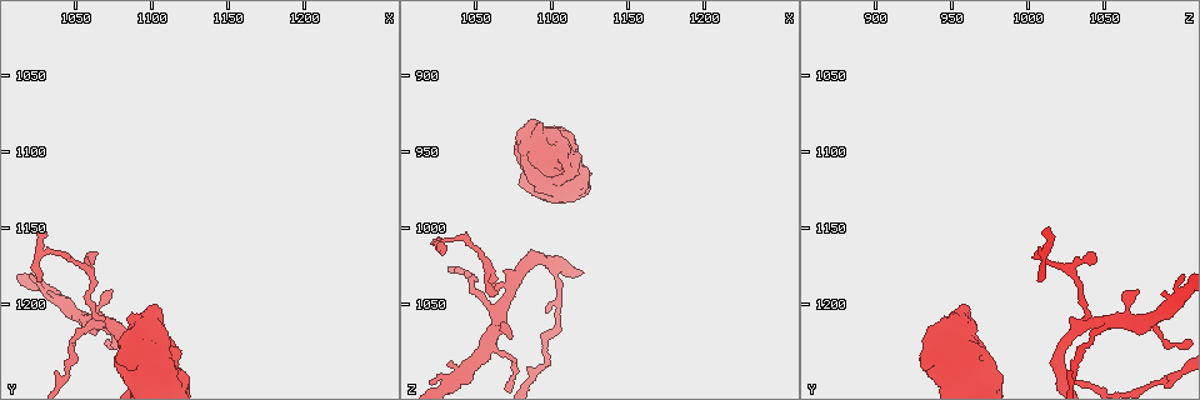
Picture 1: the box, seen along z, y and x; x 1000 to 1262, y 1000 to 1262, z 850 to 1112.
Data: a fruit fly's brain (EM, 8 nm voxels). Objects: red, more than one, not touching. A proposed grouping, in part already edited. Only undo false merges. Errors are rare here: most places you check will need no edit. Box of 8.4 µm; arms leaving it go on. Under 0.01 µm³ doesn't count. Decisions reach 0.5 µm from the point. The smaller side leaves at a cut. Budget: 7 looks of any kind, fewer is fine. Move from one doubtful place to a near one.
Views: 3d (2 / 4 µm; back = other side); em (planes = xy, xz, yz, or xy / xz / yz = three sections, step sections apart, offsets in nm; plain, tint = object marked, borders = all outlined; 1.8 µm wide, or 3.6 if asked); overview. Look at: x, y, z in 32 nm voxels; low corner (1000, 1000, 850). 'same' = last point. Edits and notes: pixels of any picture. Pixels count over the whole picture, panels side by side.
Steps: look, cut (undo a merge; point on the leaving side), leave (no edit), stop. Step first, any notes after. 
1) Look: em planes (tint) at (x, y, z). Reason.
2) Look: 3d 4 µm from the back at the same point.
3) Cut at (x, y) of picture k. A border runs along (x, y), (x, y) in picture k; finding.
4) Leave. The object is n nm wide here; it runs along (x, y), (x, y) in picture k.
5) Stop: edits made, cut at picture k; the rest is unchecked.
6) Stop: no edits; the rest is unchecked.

Look: em planes (tint) at (1036, 1166, 1008). Thin neck.

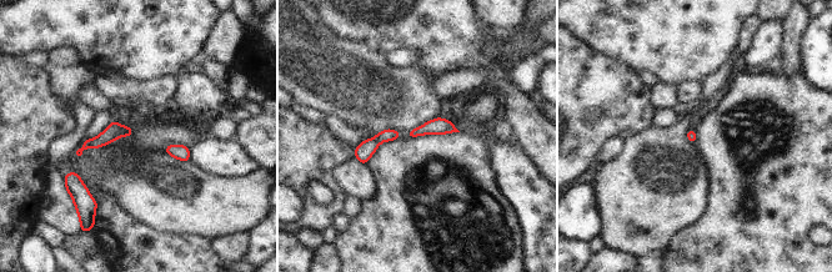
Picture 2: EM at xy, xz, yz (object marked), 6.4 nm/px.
Leave. It runs along (129, 131), (113, 131), (86, 145) in picture 2; one neuron here.

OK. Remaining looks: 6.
Look: 3d 4 µm at (1064, 1210, 1056). Thick turns thin.

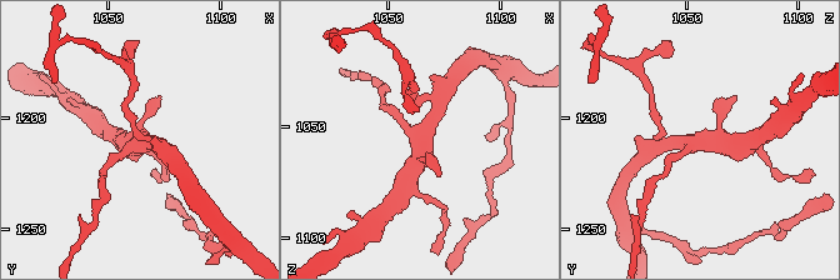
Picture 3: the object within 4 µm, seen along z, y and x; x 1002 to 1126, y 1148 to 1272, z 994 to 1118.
Look: em xy step 16 (tint) at (1065, 1210, 1058).

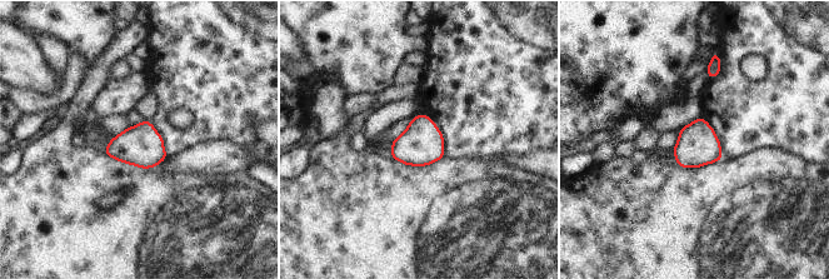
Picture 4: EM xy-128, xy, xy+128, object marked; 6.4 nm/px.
Look: em planes (borders) at the same point.

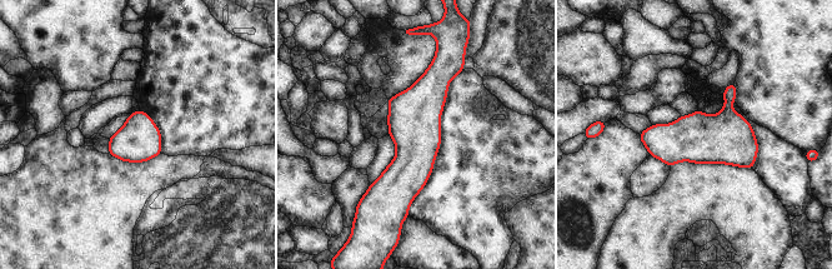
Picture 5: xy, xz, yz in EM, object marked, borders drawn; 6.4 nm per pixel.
Leave. It runs along (435, 64), (402, 210) in picture 5; one neuron here.

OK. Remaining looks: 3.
Look: 3d 4 µm at (1088, 1234, 940). Sudden change in width.

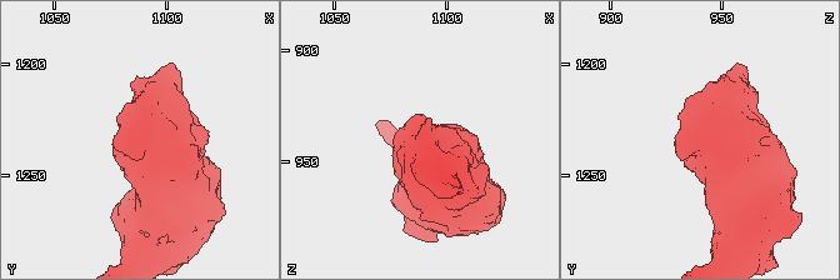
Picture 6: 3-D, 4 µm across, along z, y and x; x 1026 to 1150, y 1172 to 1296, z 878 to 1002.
Look: em 3.6 µm xz step 16 (tint) at (1088, 1234, 942). Now the EM.

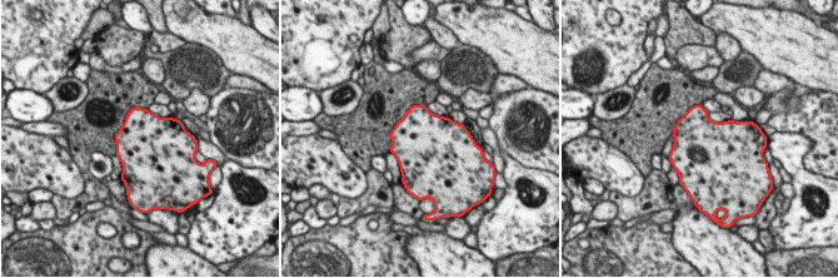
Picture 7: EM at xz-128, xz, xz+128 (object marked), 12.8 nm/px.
Look: em 3.6 µm planes (tint) at the same point. Another direction.

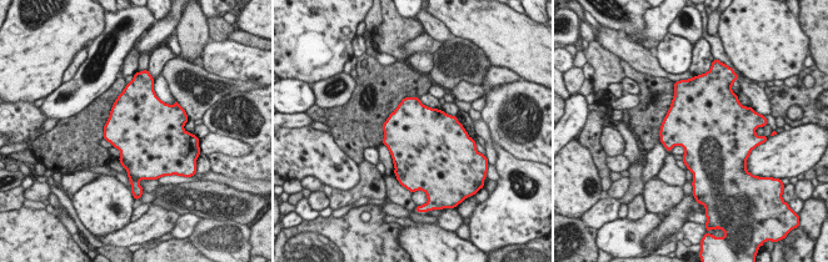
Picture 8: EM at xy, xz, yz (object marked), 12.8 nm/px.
Leave. Continuous, no second neuron.

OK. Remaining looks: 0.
Stop: no edits; the rest is unchecked.

